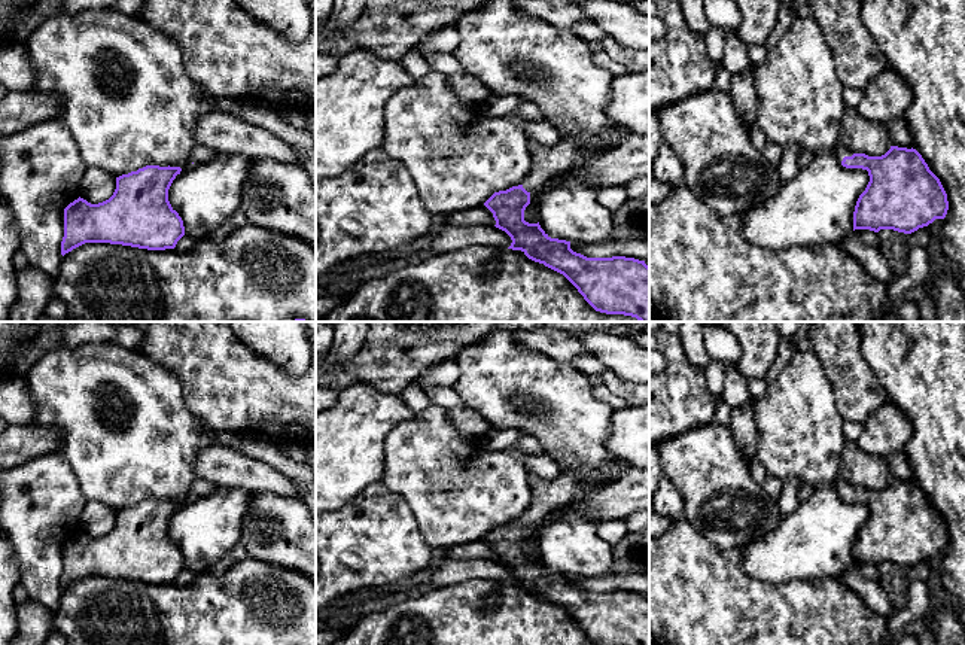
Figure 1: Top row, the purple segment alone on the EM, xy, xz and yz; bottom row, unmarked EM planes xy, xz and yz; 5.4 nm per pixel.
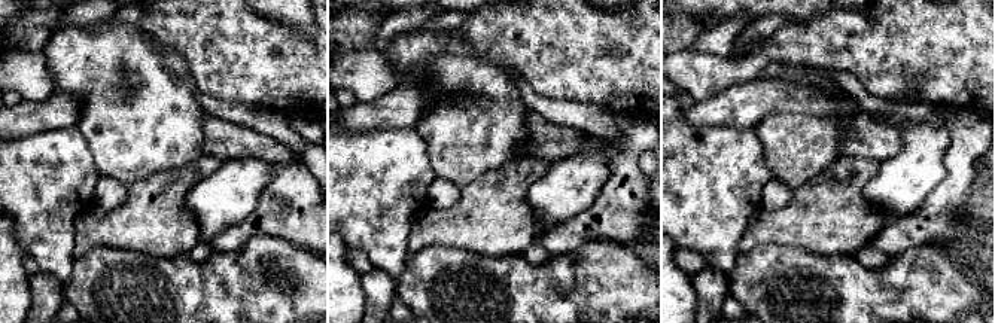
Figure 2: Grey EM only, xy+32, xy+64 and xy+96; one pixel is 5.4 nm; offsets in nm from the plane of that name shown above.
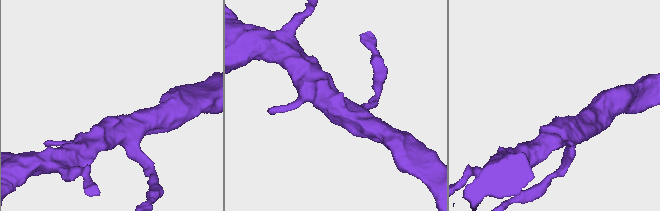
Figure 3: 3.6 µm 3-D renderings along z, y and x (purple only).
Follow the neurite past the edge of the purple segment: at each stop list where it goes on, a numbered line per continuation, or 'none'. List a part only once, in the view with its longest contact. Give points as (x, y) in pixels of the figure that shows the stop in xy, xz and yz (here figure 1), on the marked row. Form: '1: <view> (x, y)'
1: yz (840, 152)

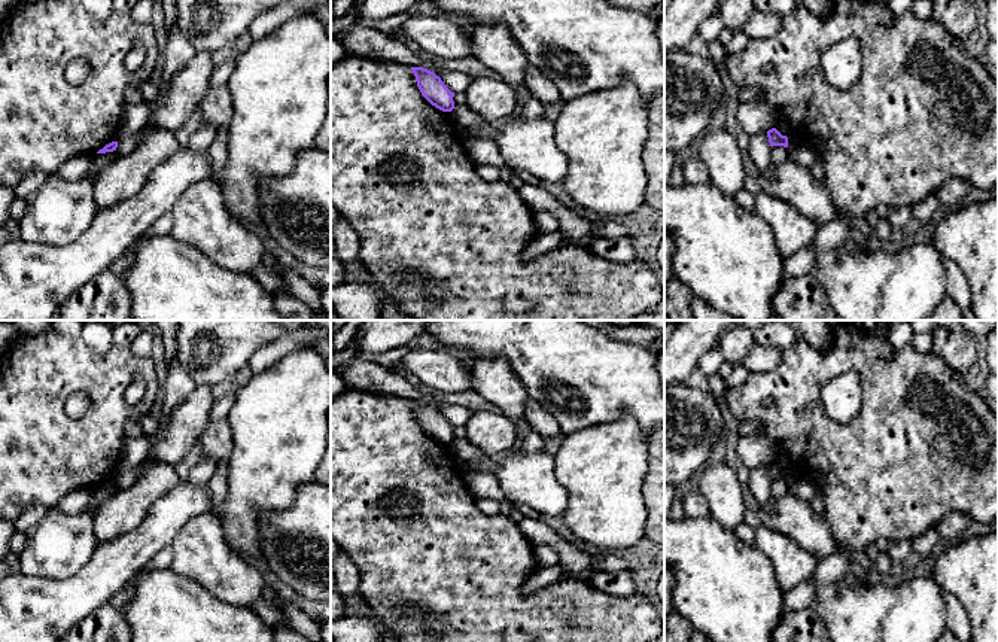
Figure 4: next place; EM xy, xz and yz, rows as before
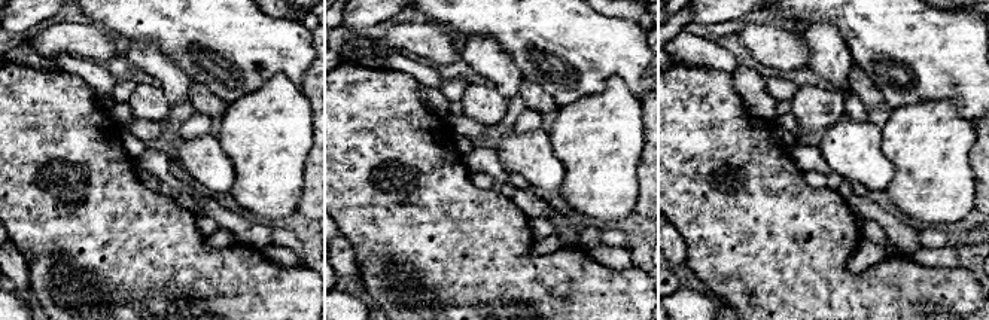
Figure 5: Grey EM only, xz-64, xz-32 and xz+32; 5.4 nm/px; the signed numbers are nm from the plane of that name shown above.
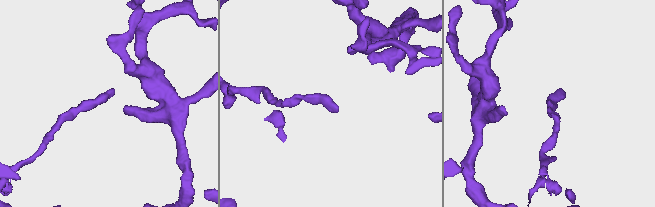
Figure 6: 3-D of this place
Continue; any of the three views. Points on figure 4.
none

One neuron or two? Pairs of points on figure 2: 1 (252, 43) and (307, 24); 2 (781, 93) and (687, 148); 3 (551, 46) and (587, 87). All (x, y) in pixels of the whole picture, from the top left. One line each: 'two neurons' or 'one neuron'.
1: two neurons
2: two neurons
3: one neuron

